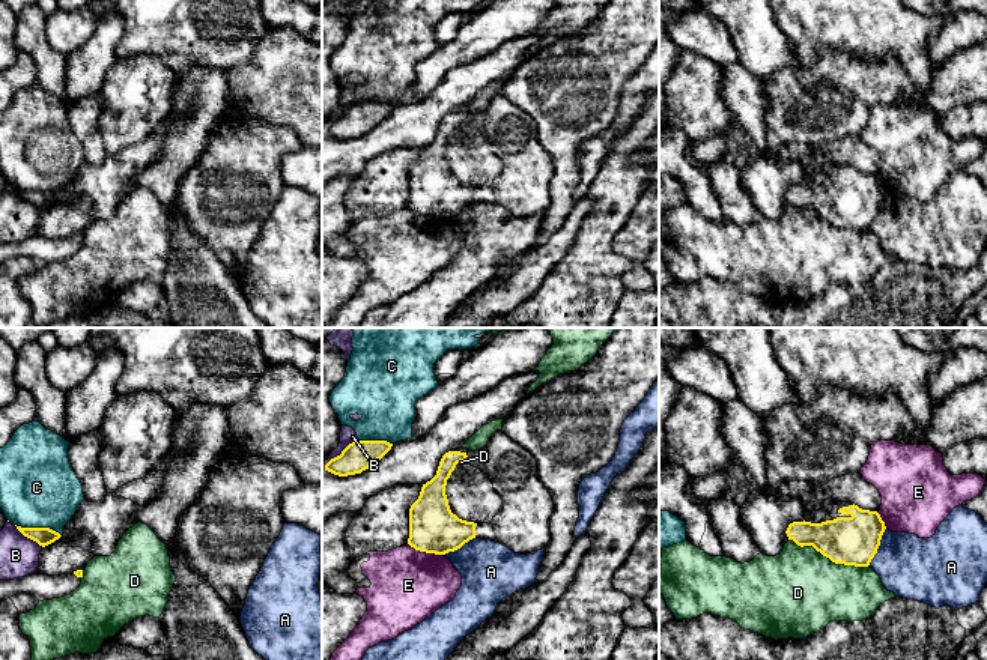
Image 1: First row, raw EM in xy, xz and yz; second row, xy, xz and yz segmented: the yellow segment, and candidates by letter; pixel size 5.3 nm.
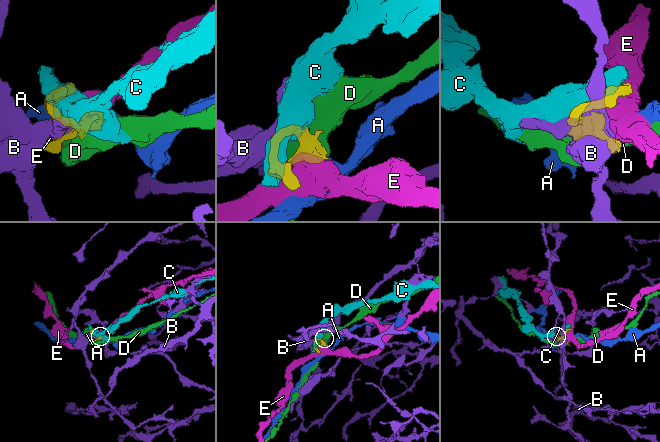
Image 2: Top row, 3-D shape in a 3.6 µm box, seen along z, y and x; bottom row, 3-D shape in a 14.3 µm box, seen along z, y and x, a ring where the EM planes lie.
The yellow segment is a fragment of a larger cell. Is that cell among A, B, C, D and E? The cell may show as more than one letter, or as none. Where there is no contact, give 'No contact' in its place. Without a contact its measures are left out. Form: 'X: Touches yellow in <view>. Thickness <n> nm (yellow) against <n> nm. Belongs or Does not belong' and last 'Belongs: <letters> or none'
A: Touches yellow in yz. Thickness 260 nm (yellow) against 340 nm. Does not belong
B: Touches yellow in xy. Thickness 100 nm (yellow) against 200 nm. Does not belong
C: Touches yellow in xy. Thickness 100 nm (yellow) against 420 nm. Does not belong
D: Touches yellow in yz. Thickness 260 nm (yellow) against 460 nm. Does not belong
E: Touches yellow in xz. Thickness 260 nm (yellow) against 380 nm. Does not belong
Belongs: none

